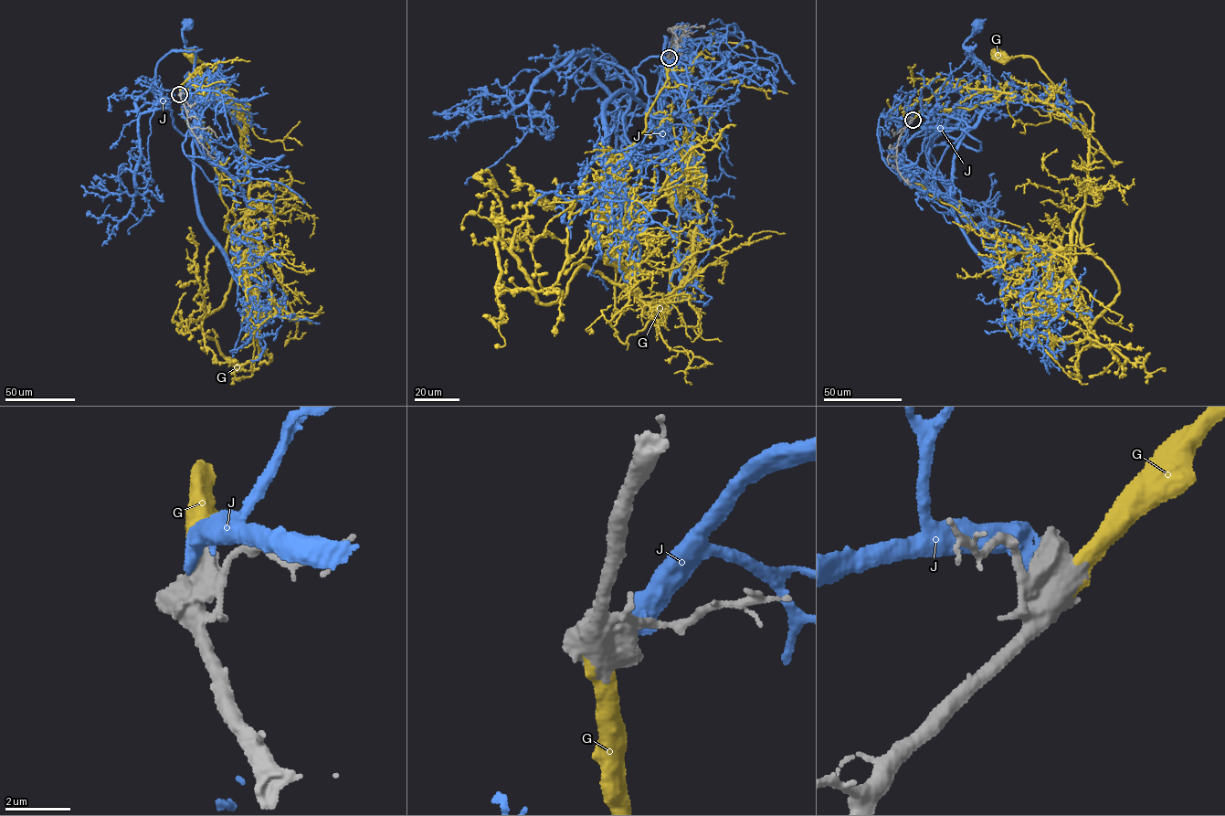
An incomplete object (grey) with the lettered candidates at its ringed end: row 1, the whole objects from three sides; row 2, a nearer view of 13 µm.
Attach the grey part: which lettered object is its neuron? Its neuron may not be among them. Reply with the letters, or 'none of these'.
G

